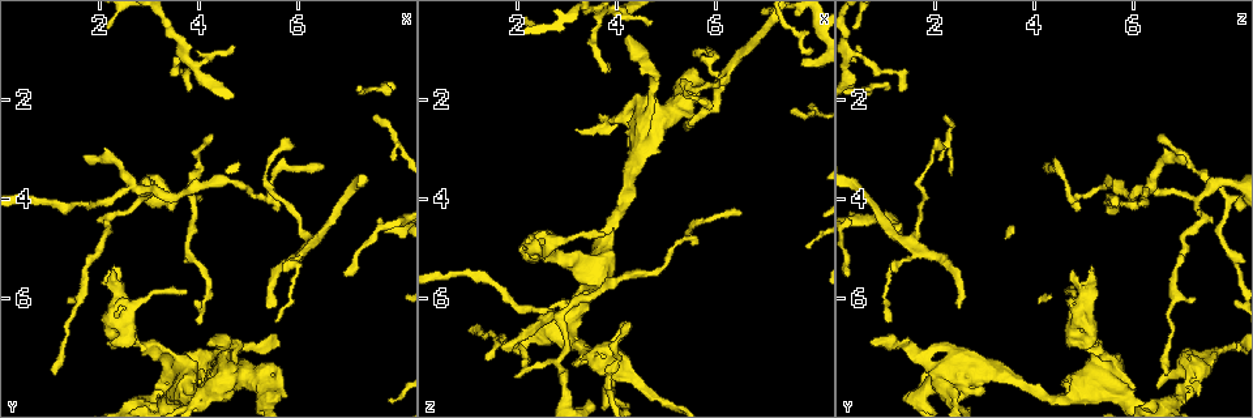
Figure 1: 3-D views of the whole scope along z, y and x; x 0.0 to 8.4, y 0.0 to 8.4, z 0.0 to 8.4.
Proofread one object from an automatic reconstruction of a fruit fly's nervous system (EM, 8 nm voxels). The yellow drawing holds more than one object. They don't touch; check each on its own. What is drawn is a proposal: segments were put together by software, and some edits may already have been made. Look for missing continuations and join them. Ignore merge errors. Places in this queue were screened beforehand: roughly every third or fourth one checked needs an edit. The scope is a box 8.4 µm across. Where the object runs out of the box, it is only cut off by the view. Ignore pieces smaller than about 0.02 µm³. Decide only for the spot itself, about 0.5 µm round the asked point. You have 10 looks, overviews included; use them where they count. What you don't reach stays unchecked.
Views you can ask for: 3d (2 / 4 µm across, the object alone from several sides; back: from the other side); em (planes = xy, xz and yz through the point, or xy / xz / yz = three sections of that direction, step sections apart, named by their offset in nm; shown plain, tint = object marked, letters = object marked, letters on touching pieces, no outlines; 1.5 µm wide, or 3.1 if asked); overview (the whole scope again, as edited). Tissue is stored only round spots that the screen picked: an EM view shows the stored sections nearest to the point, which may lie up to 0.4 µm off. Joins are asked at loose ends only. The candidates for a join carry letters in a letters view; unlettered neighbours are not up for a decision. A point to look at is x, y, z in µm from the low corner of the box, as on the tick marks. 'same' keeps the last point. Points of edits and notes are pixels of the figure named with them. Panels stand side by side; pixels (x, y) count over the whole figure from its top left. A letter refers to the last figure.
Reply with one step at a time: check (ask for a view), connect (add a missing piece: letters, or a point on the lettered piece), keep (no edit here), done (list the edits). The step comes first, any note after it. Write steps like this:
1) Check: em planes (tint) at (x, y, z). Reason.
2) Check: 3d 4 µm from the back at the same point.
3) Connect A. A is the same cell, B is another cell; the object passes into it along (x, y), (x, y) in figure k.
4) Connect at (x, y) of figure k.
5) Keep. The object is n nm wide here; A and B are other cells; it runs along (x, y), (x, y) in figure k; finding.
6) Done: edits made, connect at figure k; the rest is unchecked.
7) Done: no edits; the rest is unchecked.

Check: 3d 4 µm at (5.35, 6.15, 2.45). Thin end.

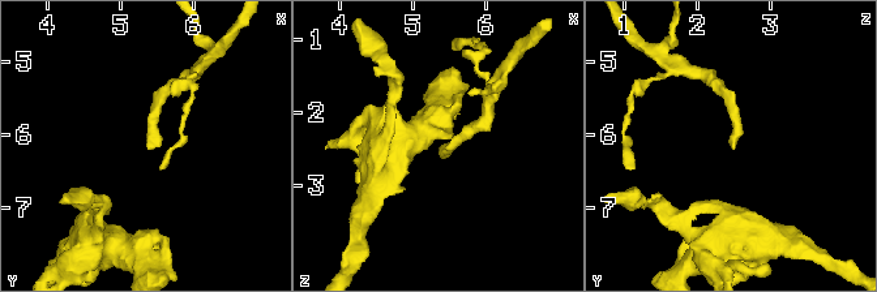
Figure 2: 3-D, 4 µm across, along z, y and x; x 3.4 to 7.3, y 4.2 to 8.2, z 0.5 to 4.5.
Check: em xy step 4 (tint) at (5.35, 6.15, 2.50).

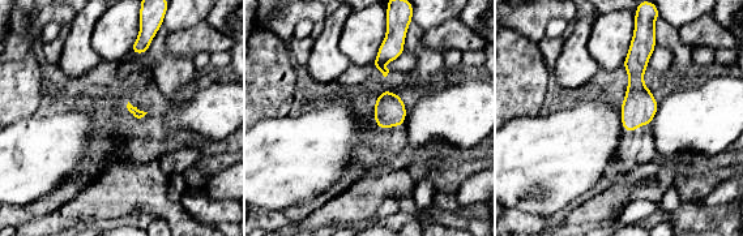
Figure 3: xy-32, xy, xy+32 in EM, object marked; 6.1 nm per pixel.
Check: em planes (letters) at the same point. Another direction.

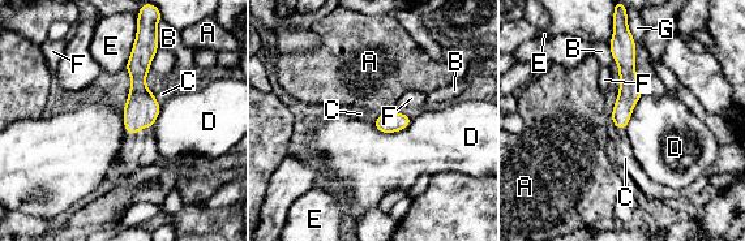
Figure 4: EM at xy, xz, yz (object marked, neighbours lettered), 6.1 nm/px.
Connect C. C is the same cell, A, B, D, E, F and G are other cells; the object passes into it along (141, 110), (155, 99), (162, 94) in figure 4; it goes on there.

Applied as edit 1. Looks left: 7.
Check: overview. See it whole again.

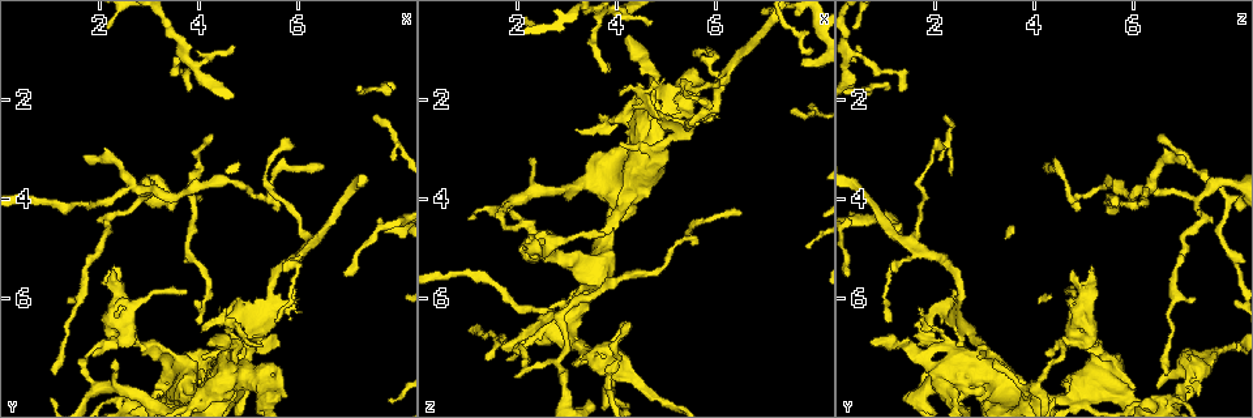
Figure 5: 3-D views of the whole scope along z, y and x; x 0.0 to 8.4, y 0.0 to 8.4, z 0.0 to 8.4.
Check: em yz step 8 (tint) at (4.25, 6.85, 0.75). Thin end.

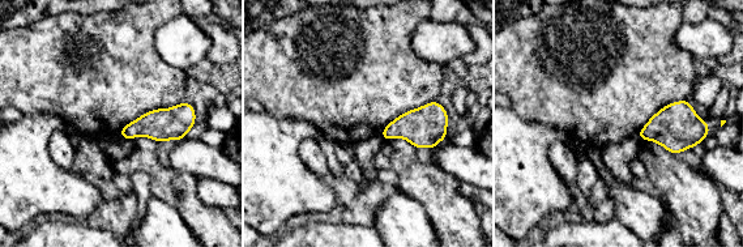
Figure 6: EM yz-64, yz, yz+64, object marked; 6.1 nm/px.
Check: em yz step 8 (letters) at the same point. See the neighbours.

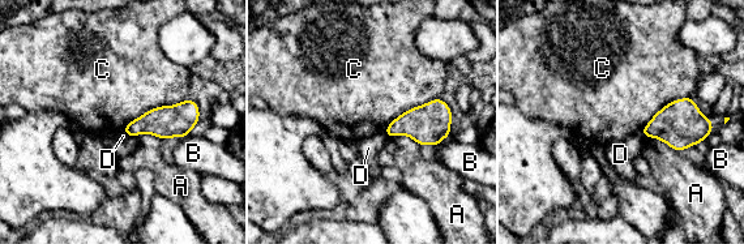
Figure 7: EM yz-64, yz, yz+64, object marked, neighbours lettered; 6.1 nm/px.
Keep. The object is 110 nm wide here; A, B, C and D are other cells; a border runs along (187, 98), (146, 110), (122, 132) in figure 7; none of them fits.

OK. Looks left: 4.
Check: 3d 4 µm from the back at (4.15, 7.80, 6.50). Tapers out.

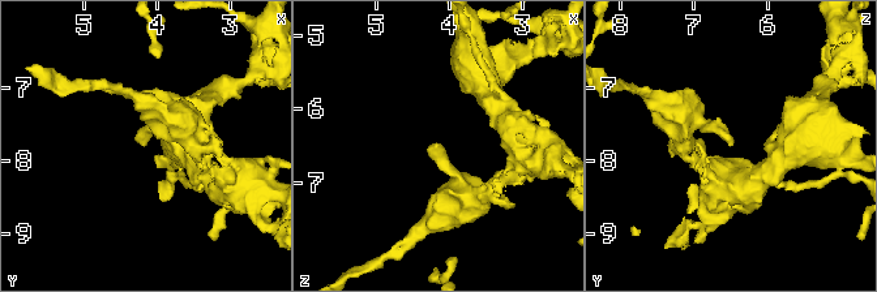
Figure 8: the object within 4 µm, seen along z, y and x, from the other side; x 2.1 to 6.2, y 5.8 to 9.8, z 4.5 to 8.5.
Check: em xy step 4 (tint) at (4.10, 7.80, 6.45). Now the EM.

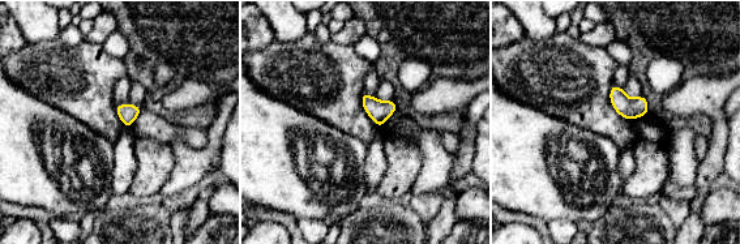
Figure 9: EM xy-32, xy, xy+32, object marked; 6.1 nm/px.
Check: em planes (letters) at the same point. Another direction.

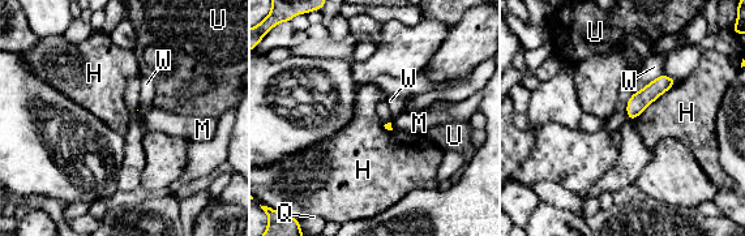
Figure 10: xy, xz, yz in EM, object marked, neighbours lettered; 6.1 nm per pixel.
Keep. H, M, Q, U and W are other cells; none of them fits.

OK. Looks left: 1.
Done: edits made, connect at figure 4; the rest is unchecked.

